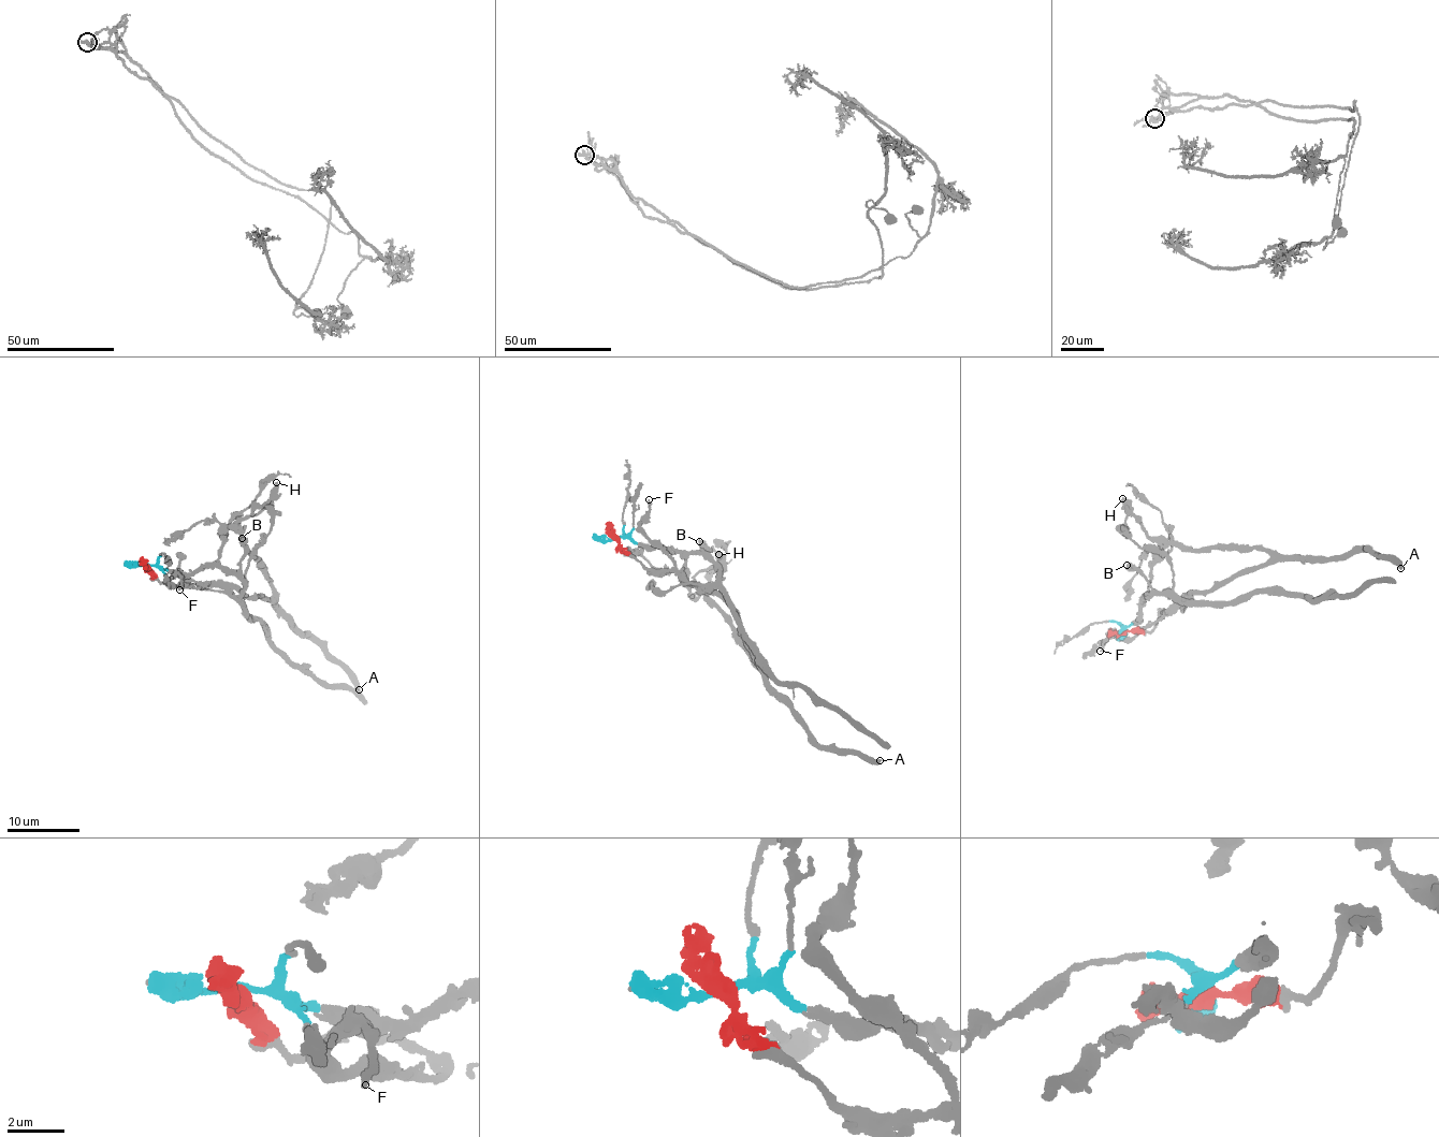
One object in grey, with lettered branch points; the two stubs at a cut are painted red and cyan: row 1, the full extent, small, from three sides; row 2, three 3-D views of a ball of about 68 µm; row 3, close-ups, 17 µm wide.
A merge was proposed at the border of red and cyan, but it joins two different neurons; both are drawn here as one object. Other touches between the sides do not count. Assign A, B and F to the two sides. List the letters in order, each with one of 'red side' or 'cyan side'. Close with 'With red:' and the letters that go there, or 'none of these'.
A: red side
B: cyan side
F: red side
With red: A, F

